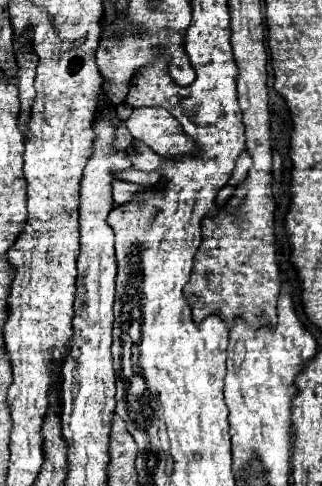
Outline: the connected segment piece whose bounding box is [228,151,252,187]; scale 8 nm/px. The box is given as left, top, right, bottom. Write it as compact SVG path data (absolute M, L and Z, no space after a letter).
M242 151L240 157L238 157L238 161L236 161L236 165L234 165L234 171L232 171L232 175L230 175L228 185L232 185L232 187L240 185L240 183L246 179L246 175L248 175L250 165L252 165L252 159L250 159L248 151Z

